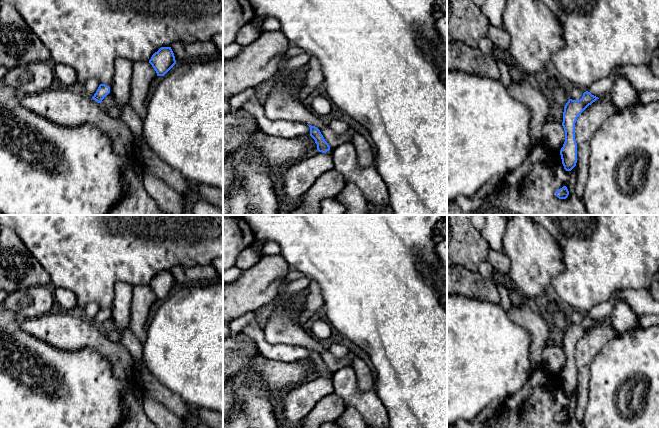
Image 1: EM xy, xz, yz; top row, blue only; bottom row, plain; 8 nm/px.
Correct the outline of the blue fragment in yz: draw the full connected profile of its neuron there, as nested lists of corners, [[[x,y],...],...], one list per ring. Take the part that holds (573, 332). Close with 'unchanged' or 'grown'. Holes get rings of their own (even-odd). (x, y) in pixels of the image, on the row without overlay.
[[[586,315],[580,324],[569,323],[564,331],[562,350],[565,366],[560,374],[562,388],[566,395],[571,395],[577,387],[577,367],[575,364],[575,347],[579,339],[598,321]]] | unchanged

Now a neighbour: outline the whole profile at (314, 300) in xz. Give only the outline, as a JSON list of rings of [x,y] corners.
[[[311,280],[308,288],[309,292],[305,295],[305,309],[300,311],[297,315],[297,323],[300,326],[303,326],[319,308],[324,306],[324,300],[319,284],[316,281]]]

